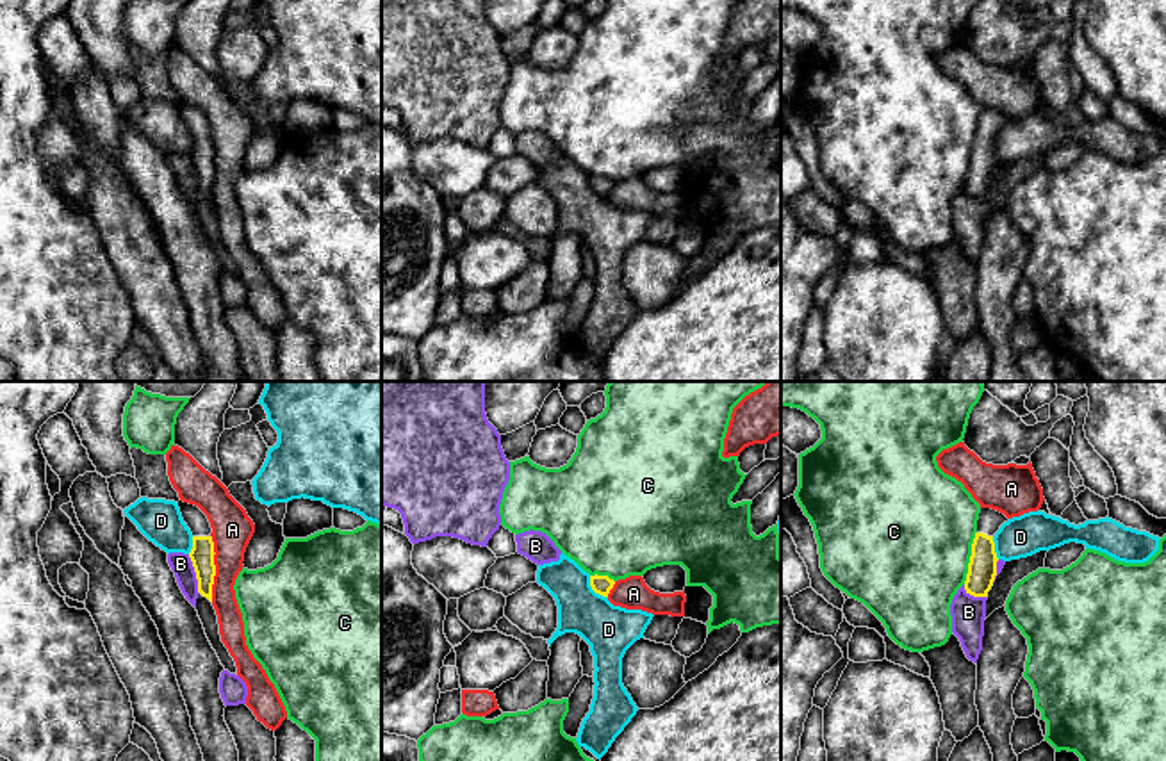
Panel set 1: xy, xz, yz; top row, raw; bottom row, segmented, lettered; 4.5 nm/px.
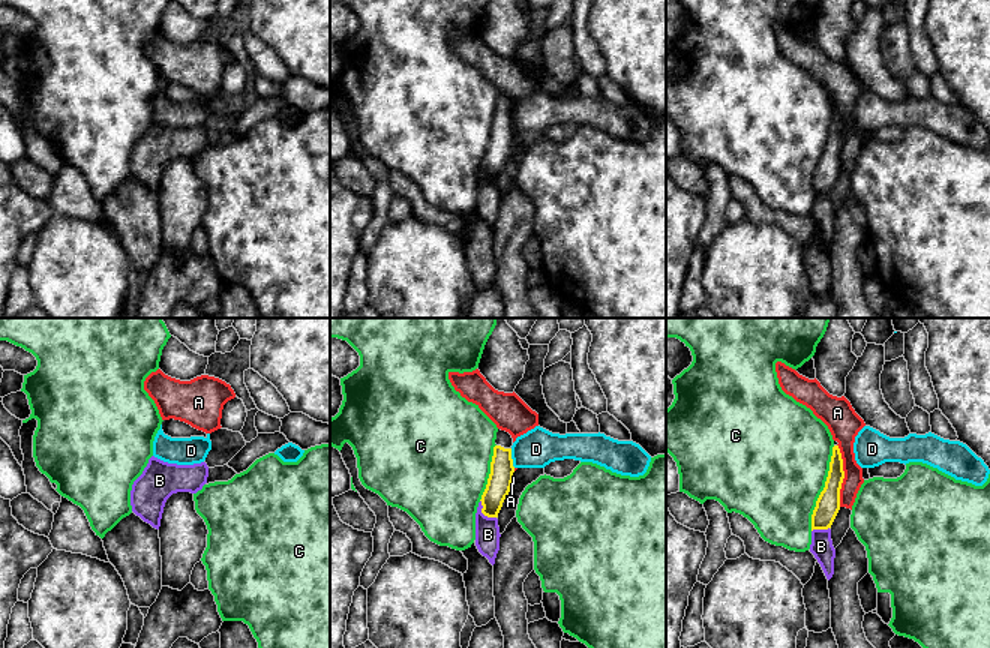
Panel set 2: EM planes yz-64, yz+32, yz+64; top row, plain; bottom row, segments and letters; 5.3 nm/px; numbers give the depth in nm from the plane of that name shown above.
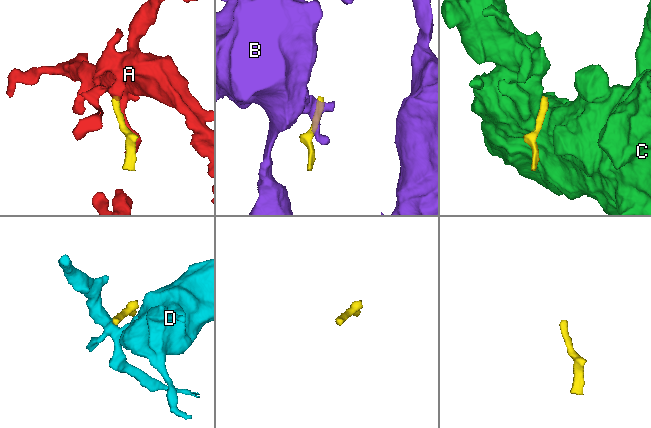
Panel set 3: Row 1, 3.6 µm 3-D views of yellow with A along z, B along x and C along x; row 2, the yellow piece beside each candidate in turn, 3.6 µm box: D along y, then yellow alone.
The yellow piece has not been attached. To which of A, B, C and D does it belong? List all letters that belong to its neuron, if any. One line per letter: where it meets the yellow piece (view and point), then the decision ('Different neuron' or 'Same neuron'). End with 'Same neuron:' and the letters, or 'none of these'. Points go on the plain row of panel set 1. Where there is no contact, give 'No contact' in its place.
A: Touches yellow at xy (214, 170). Different neuron
B: Touches yellow at xy (195, 171). Different neuron
C: Touches yellow at yz (970, 159). Different neuron
D: Touches yellow at xz (594, 191). Different neuron
Same neuron: none of these

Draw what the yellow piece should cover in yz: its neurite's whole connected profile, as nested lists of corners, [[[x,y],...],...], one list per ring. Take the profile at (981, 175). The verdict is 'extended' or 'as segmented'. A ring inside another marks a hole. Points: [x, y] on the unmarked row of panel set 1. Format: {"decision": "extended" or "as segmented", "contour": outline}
{"decision": "extended", "contour": [[[981,109],[977,134],[972,144],[972,157],[965,182],[966,194],[973,198],[988,198],[997,176],[997,153],[993,137],[1009,119],[991,109]]]}

